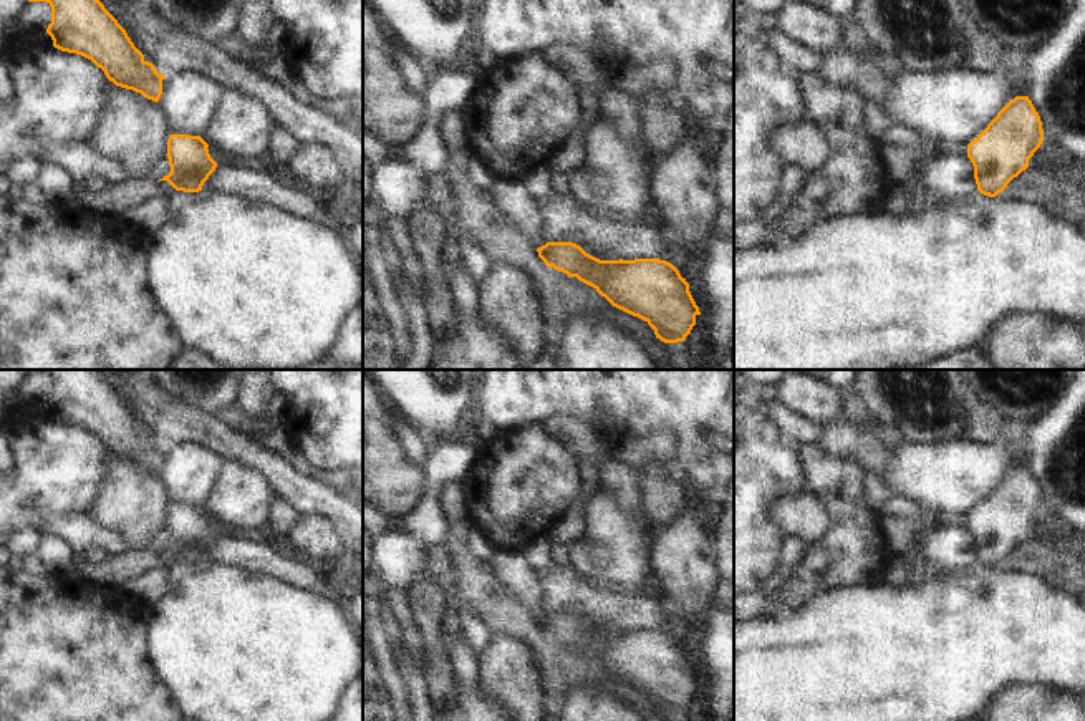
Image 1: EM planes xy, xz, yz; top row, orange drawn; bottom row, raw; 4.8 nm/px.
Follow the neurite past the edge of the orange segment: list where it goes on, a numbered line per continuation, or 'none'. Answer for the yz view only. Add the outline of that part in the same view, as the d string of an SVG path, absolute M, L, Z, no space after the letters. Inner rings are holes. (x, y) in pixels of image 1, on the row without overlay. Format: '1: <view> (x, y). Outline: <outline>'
none

